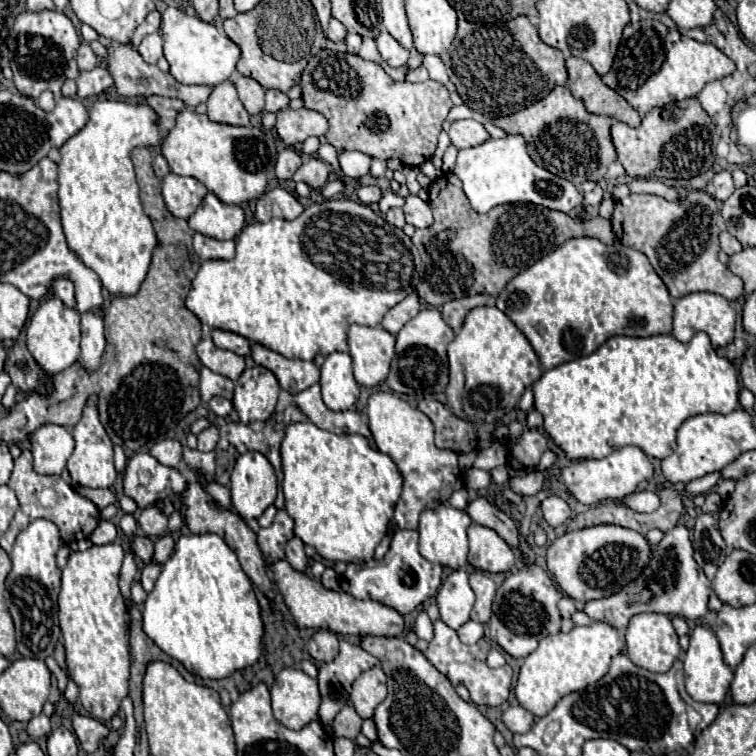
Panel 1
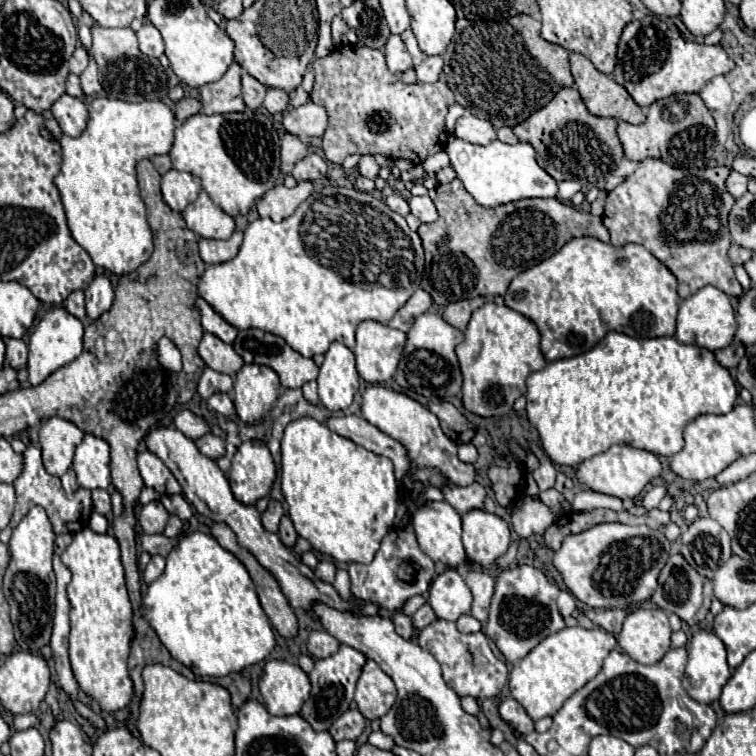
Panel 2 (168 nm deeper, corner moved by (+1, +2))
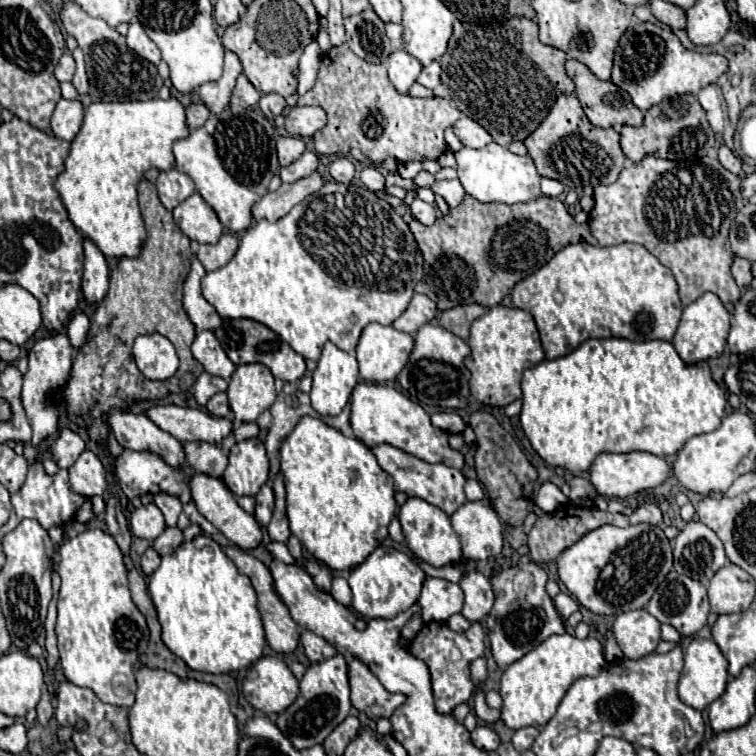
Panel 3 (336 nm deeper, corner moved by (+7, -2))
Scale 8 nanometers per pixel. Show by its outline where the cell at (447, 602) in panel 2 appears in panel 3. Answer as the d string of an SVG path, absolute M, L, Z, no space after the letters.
M426 577L422 595L418 599L422 607L422 619L428 621L448 621L454 613L462 611L464 605L464 593L456 583L450 583L446 579L434 579Z

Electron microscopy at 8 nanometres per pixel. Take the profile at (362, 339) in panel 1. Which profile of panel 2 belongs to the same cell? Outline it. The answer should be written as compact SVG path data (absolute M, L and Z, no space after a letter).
M364 321L356 329L356 369L368 383L386 383L394 377L406 333L378 321Z

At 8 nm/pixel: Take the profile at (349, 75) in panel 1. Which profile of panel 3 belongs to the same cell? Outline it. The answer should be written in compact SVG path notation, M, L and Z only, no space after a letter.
M347 44L332 47L324 54L314 87L298 101L298 105L318 105L328 115L324 129L314 133L318 155L346 157L356 147L374 165L382 165L388 157L400 163L438 159L446 151L444 129L460 117L460 111L444 97L416 99L400 95L392 87L384 63L366 63Z

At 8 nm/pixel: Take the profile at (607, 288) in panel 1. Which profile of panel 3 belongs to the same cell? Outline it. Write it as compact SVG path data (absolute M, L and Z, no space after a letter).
M574 243L564 247L536 273L516 283L512 289L512 307L532 313L546 359L568 355L590 337L670 341L682 315L672 271L638 243L614 247Z

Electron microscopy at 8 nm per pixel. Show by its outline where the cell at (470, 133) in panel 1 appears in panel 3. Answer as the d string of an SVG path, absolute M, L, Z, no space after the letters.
M466 115L454 123L454 133L462 141L462 145L472 147L472 149L482 149L492 141L488 131L484 131L484 127L480 127L474 119Z

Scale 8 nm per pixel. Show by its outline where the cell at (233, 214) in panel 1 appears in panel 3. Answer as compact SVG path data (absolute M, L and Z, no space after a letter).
M190 195L174 209L174 219L184 235L198 243L218 243L224 227L214 209L198 195Z

